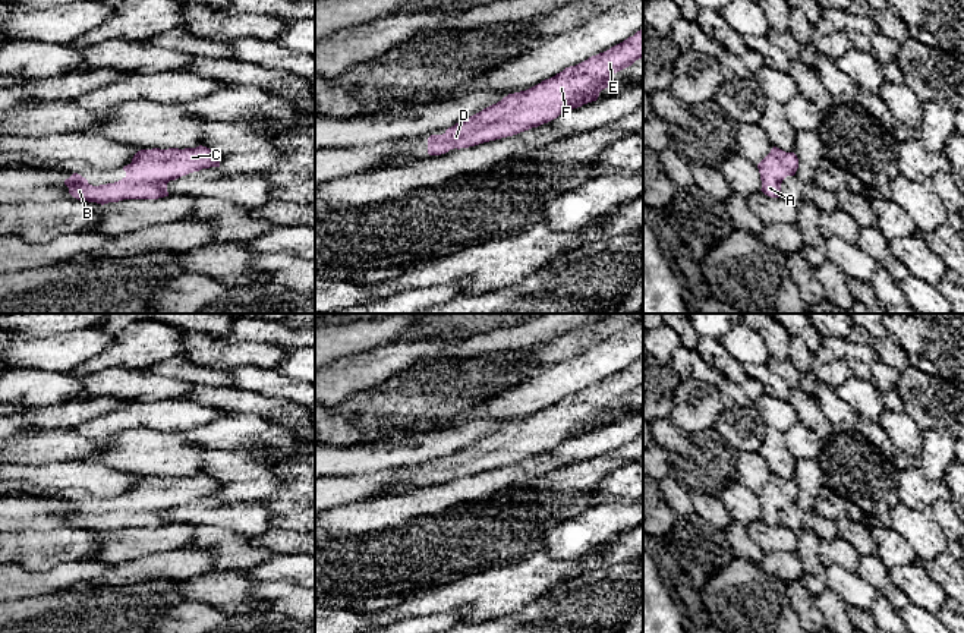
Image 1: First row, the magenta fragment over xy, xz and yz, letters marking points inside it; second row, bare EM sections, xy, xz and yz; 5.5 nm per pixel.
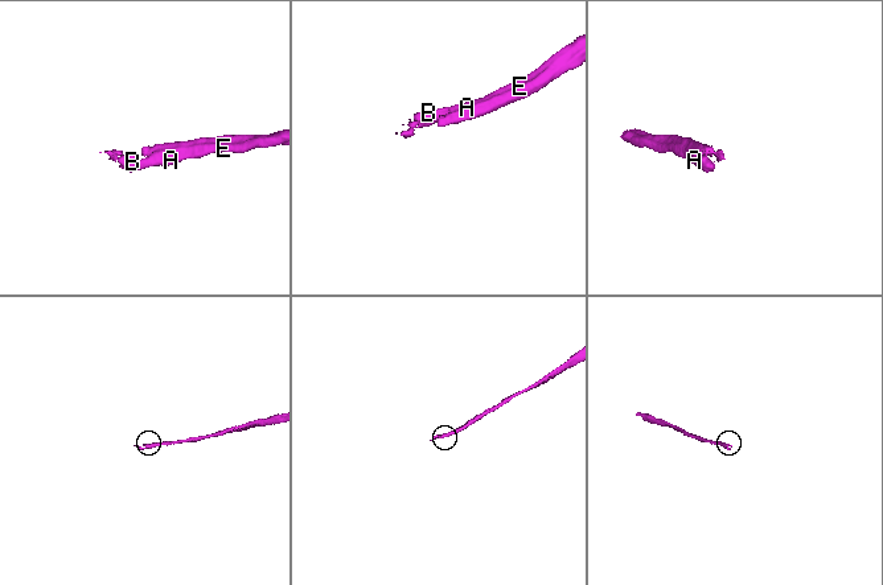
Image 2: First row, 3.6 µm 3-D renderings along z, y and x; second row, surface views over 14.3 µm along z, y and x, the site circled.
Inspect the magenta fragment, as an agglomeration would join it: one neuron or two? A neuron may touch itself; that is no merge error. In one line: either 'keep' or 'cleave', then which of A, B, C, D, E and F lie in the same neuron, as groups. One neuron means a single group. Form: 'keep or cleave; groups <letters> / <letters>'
keep; groups A B C D E F

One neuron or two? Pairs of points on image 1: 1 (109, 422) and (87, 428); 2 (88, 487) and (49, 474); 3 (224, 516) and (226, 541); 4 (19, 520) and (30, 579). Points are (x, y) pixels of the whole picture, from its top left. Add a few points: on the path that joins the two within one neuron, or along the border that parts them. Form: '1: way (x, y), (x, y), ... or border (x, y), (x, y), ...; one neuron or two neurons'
1: way (103, 427), (93, 428); one neuron
2: way (78, 481), (59, 479); one neuron
3: border (199, 523), (221, 526), (249, 538); two neurons
4: border (15, 561), (31, 570), (47, 570), (62, 563); two neurons

